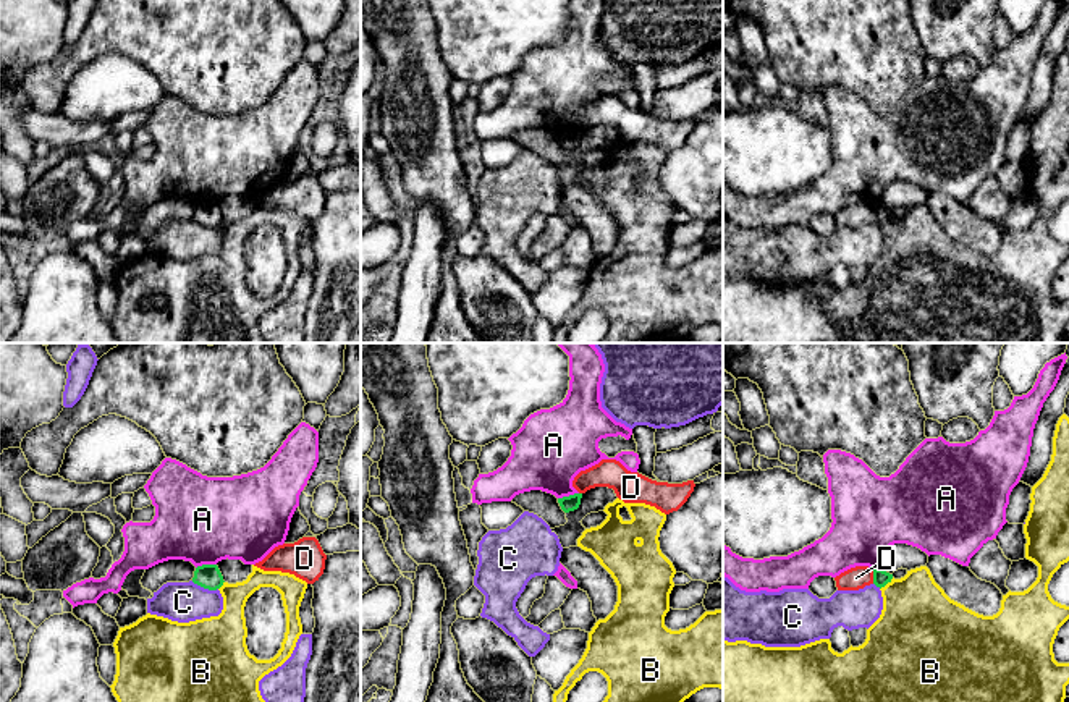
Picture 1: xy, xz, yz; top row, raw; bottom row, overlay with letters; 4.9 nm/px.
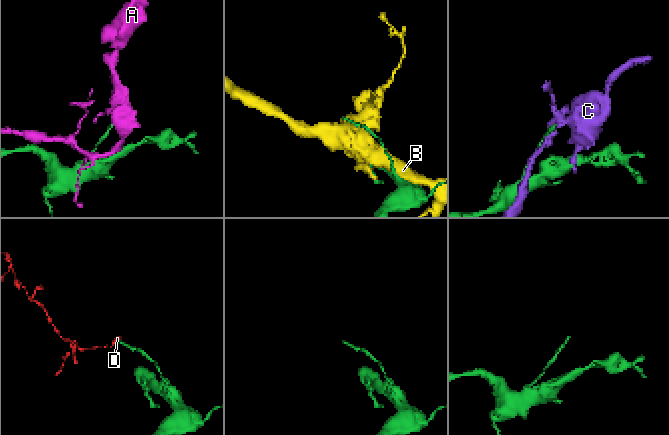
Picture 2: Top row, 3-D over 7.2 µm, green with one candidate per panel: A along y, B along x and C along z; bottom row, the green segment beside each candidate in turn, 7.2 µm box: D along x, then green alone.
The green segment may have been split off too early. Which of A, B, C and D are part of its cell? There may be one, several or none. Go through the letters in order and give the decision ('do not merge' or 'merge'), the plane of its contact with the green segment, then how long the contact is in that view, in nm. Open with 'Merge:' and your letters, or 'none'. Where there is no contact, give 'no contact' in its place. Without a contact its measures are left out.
Merge: none
A: do not merge; contact in xy; length 110 nm
B: do not merge; contact in yz; length 90 nm
C: do not merge; contact in xy; length 140 nm
D: do not merge; contact in yz; length 80 nm

